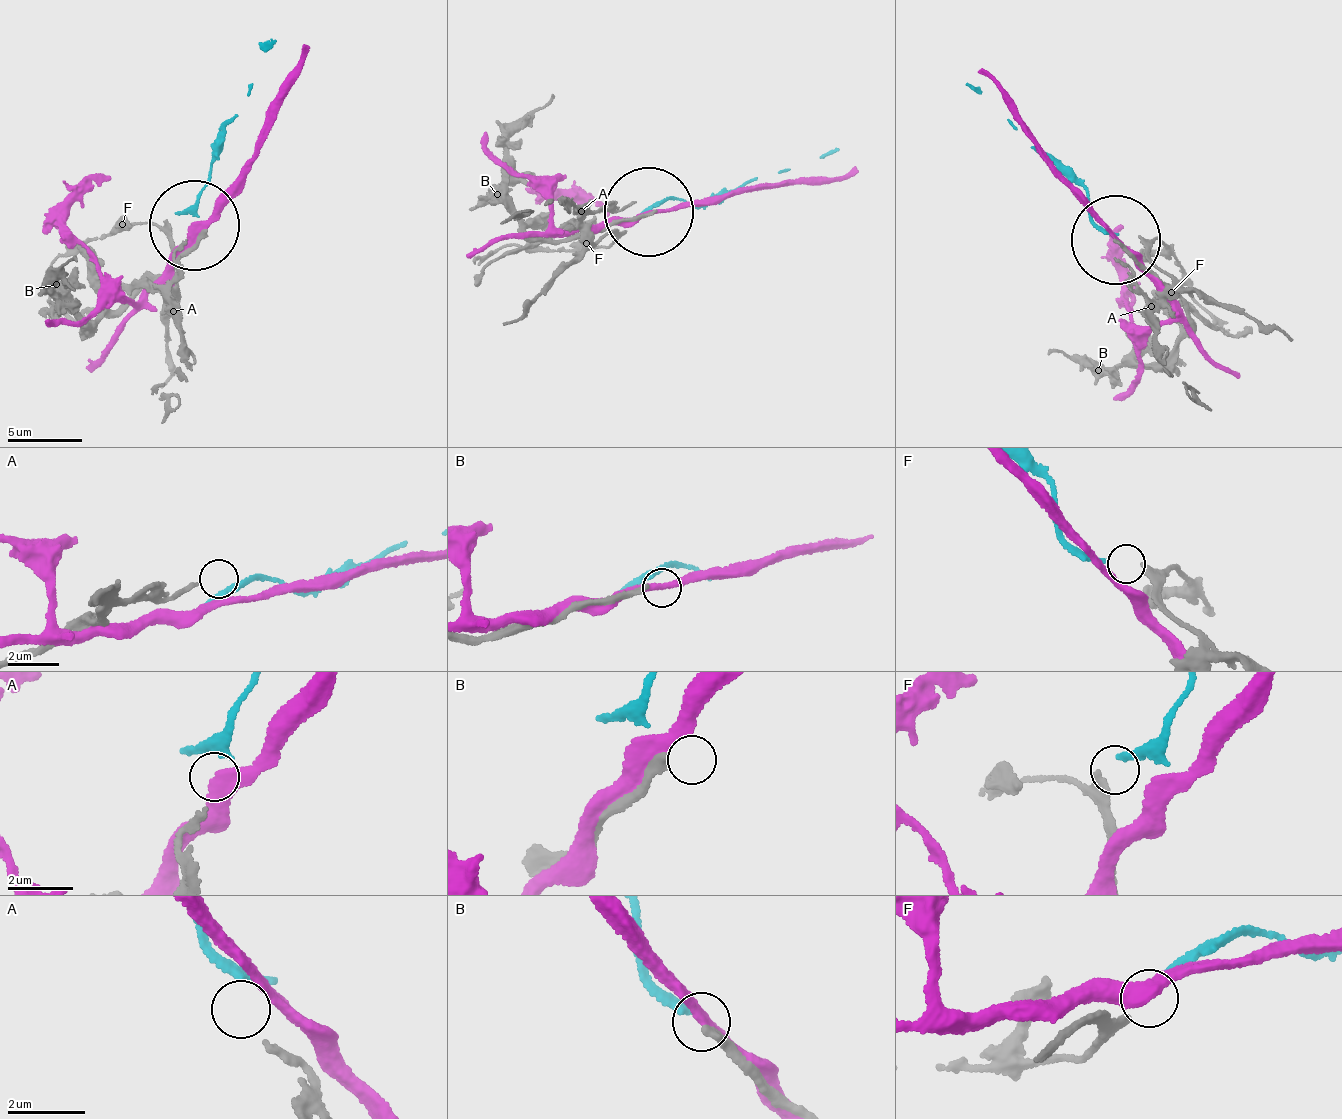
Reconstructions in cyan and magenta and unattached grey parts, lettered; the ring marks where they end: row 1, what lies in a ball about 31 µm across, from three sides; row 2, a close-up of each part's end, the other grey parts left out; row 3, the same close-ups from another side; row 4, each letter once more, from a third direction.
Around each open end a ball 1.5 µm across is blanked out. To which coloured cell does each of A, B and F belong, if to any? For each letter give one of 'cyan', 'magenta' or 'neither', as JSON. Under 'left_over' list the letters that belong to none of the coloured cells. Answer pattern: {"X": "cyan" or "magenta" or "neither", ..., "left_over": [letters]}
{"A": "neither", "B": "neither", "F": "cyan", "left_over": ["A", "B"]}

